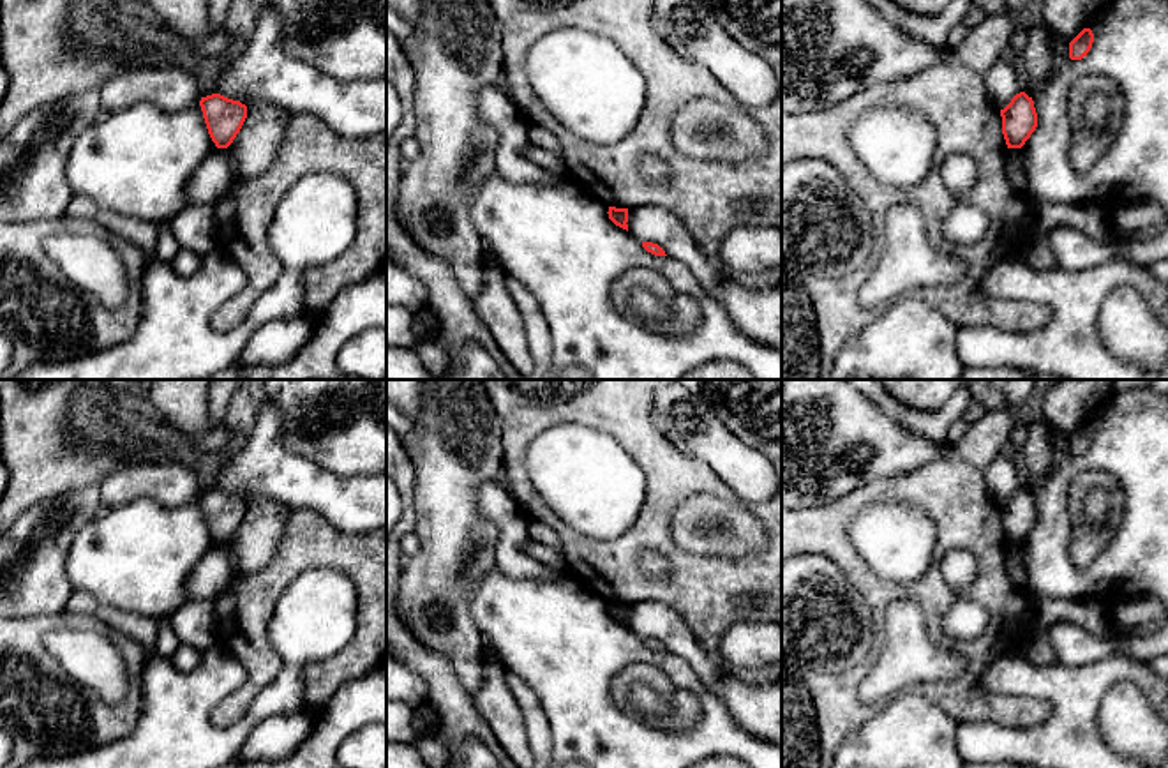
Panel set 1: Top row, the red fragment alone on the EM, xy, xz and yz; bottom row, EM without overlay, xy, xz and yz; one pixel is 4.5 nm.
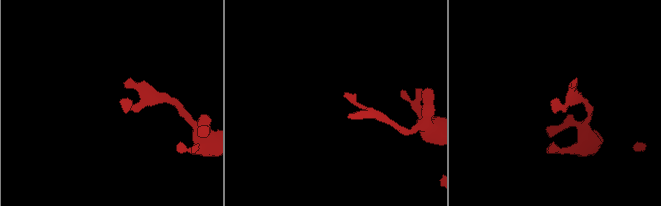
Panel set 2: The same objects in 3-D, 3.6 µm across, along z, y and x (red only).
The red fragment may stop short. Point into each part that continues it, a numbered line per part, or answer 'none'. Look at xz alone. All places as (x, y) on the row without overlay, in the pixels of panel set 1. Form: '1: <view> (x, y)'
none

